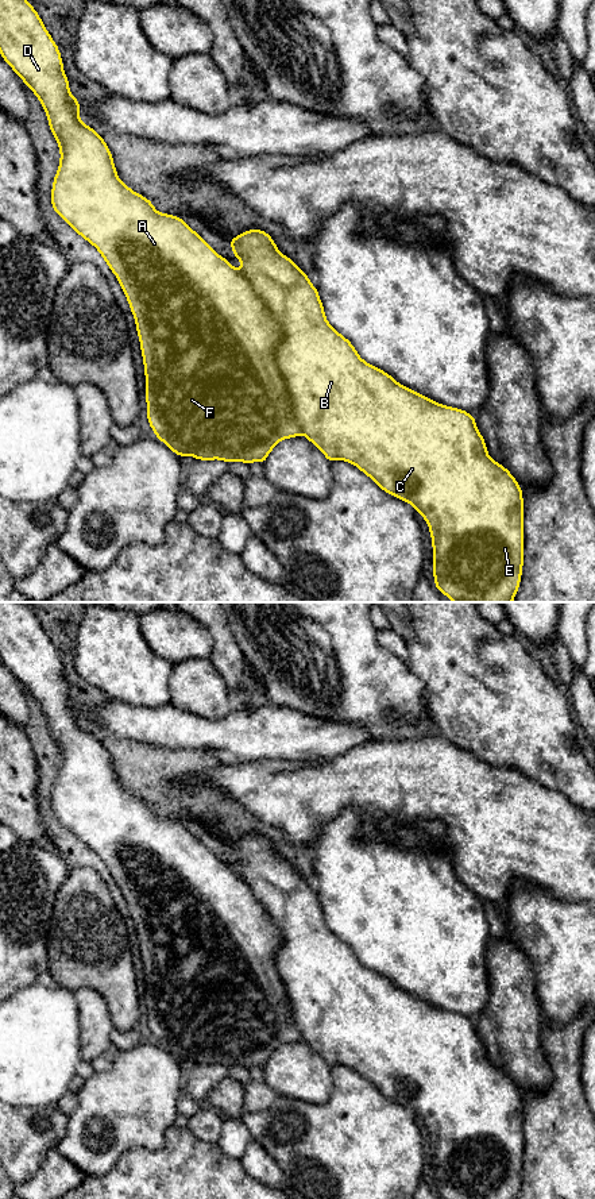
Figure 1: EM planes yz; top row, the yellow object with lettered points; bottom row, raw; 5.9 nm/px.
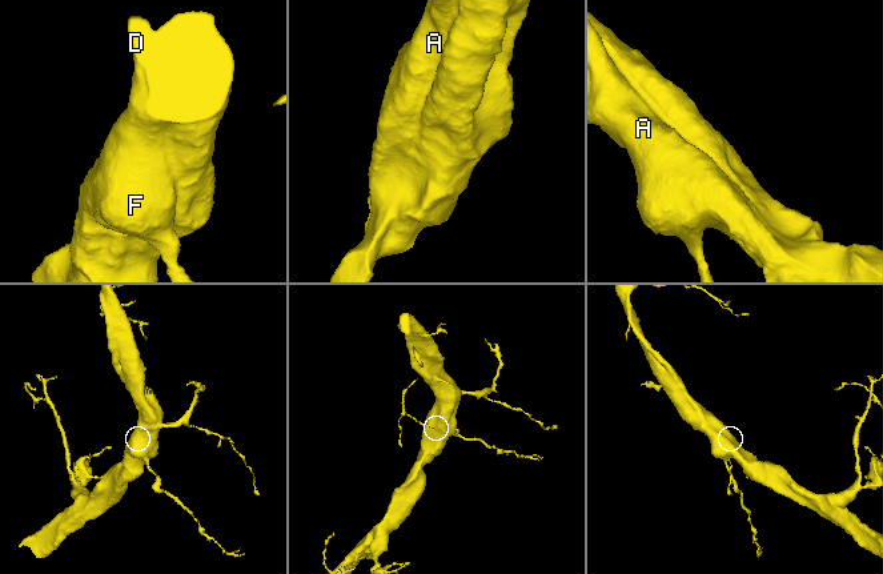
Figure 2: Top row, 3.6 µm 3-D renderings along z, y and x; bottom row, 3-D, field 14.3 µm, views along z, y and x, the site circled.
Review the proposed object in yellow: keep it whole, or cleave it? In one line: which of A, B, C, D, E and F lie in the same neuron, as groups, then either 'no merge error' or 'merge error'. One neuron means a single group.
A B C D E F; no merge error

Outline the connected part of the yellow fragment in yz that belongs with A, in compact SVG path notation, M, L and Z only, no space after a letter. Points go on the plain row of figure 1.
M0 602L0 659L39 703L51 739L59 751L61 764L51 793L51 813L80 841L97 853L127 902L135 922L143 961L147 1025L157 1044L163 1046L179 1063L190 1060L200 1065L220 1064L227 1068L239 1065L250 1069L252 1067L264 1068L268 1059L281 1045L304 1040L331 1068L345 1065L356 1071L383 1096L410 1109L425 1123L432 1142L434 1191L441 1199L517 1199L523 1172L522 1092L506 1072L490 1063L486 1046L476 1032L475 1021L463 1014L441 1010L398 988L390 979L362 964L352 948L328 928L318 894L312 890L308 879L289 861L283 860L273 843L263 834L247 834L229 845L232 859L242 867L242 874L236 875L229 865L219 860L201 840L193 836L183 824L158 817L148 803L121 787L105 745L92 732L81 726L78 720L80 706L70 698L59 654L35 613L24 602Z

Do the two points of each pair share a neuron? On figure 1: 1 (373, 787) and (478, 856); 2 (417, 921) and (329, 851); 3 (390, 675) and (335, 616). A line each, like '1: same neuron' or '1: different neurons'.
1: same neuron
2: same neuron
3: same neuron

